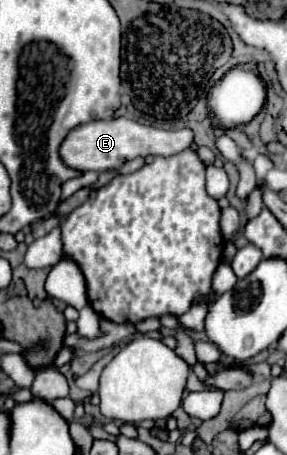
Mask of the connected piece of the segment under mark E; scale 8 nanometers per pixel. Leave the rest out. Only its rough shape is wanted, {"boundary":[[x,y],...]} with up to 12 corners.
{"boundary":[[127,117],[77,125],[59,157],[75,171],[119,169],[193,145]]}

